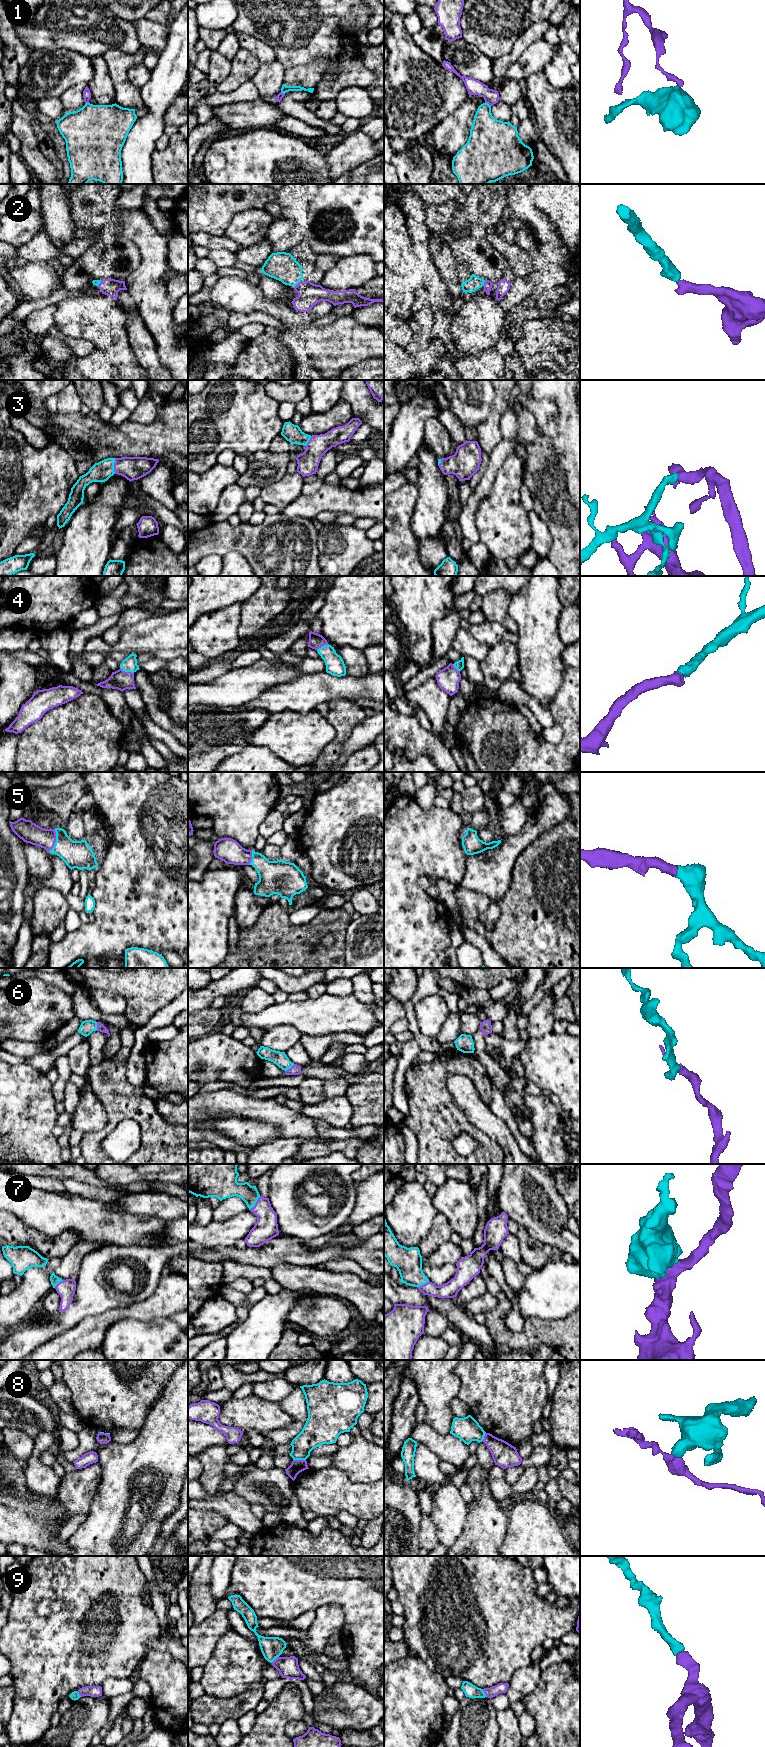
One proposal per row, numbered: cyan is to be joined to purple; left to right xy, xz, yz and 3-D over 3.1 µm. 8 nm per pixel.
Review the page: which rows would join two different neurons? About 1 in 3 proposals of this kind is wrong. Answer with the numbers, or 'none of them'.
1, 8

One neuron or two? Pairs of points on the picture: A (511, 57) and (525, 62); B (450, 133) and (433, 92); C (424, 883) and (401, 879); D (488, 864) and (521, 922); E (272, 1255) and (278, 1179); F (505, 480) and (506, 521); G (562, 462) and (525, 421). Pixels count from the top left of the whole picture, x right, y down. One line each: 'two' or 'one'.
A: two
B: two
C: two
D: two
E: two
F: one
G: one

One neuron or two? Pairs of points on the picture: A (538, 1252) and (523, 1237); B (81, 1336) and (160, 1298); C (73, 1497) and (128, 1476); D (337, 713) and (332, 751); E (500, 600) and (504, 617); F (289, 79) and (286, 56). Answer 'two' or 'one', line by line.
A: one
B: one
C: two
D: one
E: one
F: two

